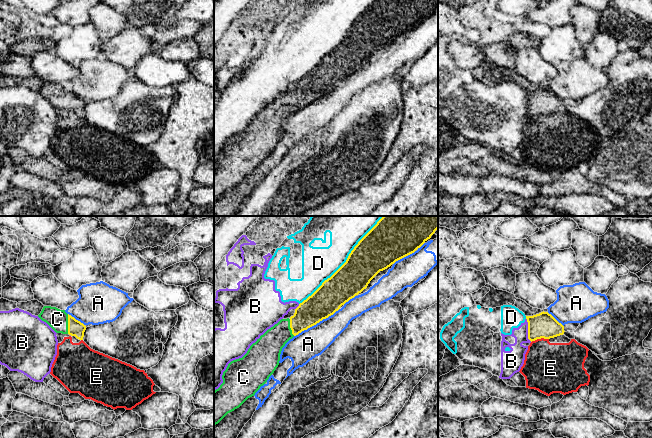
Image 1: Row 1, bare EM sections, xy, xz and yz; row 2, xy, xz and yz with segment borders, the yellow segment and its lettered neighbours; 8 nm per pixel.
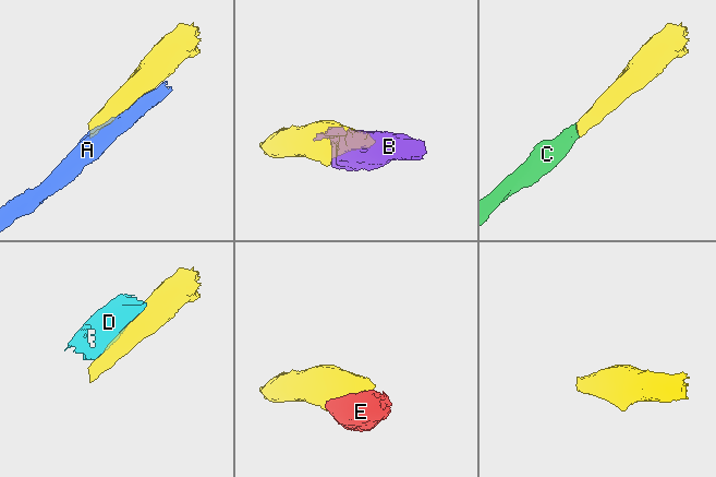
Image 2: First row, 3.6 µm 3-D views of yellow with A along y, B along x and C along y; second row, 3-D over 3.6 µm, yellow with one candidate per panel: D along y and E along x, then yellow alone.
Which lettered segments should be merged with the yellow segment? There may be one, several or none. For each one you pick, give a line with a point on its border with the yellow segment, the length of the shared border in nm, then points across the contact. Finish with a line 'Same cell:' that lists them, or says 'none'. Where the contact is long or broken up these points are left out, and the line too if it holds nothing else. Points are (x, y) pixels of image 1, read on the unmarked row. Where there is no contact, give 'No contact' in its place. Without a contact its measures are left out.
C: Touches yellow at xy (68, 100). Shared border 160 nm. Path across: xy (75, 104), (68, 100), (57, 95)
Same cell: C

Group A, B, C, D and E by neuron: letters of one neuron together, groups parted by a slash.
A / B D / C / E

